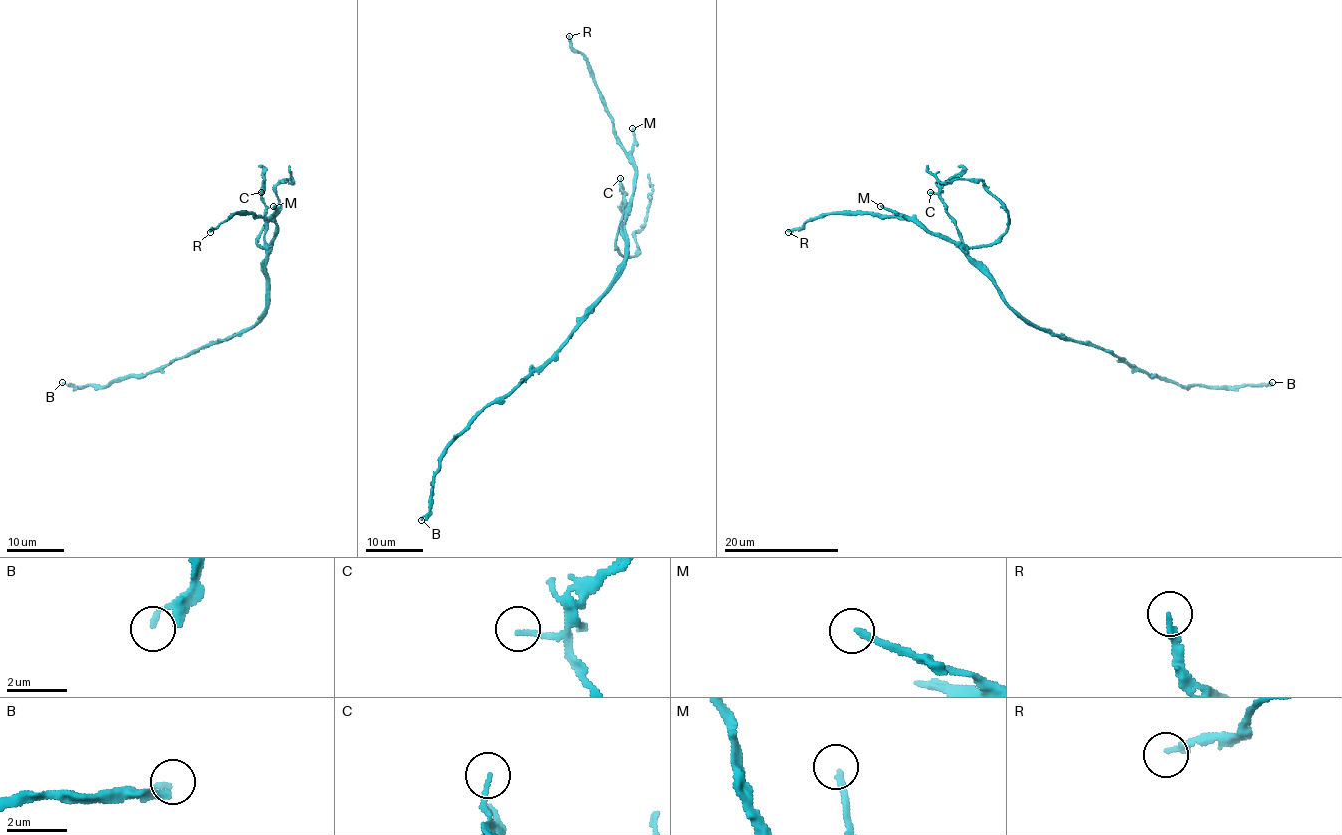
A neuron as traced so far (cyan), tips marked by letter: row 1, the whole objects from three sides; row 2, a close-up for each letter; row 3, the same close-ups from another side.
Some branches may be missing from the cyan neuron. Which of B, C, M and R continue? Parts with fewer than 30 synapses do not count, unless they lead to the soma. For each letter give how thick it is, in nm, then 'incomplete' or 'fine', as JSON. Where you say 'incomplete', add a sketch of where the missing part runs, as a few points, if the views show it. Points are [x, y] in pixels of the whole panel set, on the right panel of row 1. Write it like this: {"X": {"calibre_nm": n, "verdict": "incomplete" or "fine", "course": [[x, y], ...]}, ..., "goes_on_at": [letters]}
{"B": {"calibre_nm": 170, "verdict": "fine"}, "C": {"calibre_nm": 150, "verdict": "fine"}, "M": {"calibre_nm": 190, "verdict": "incomplete", "course": [[880, 206], [854, 183], [854, 167], [849, 160]]}, "R": {"calibre_nm": 200, "verdict": "fine"}, "goes_on_at": ["M"]}

